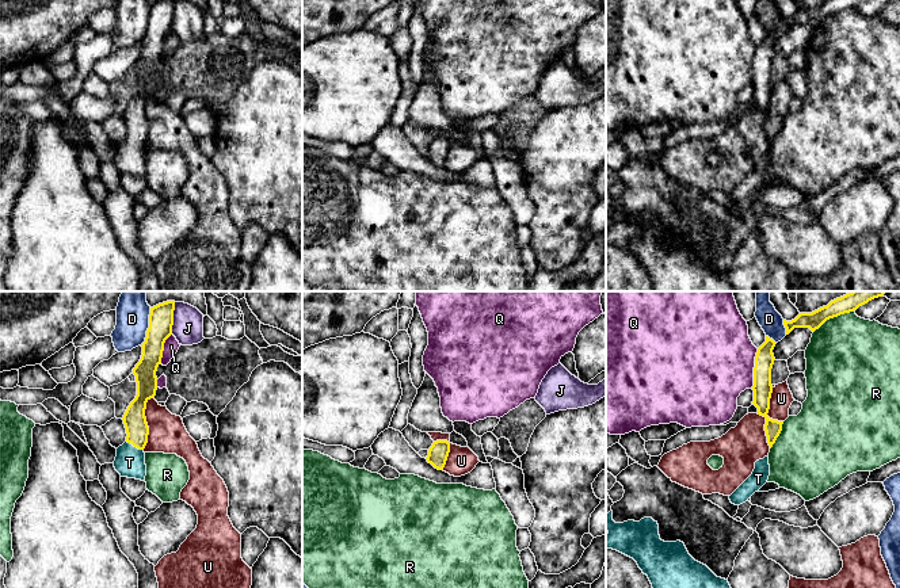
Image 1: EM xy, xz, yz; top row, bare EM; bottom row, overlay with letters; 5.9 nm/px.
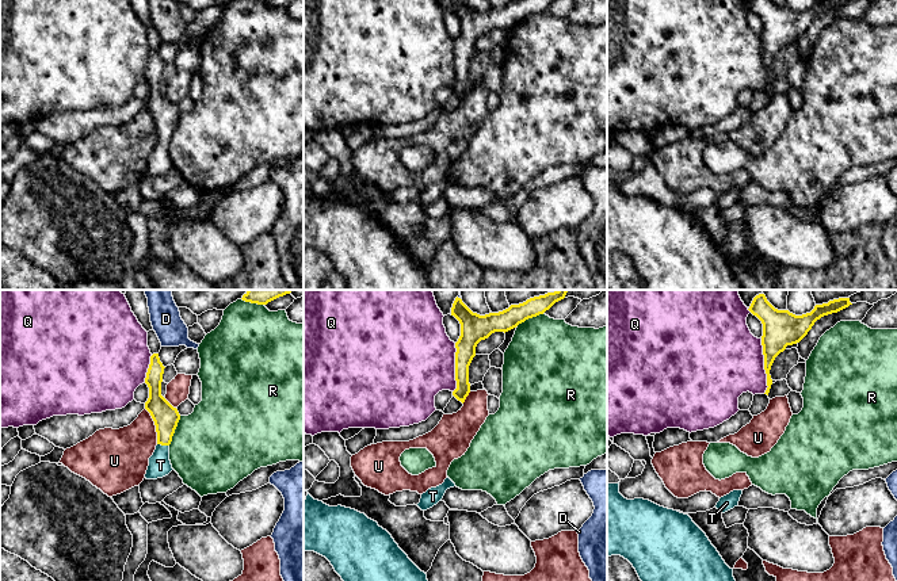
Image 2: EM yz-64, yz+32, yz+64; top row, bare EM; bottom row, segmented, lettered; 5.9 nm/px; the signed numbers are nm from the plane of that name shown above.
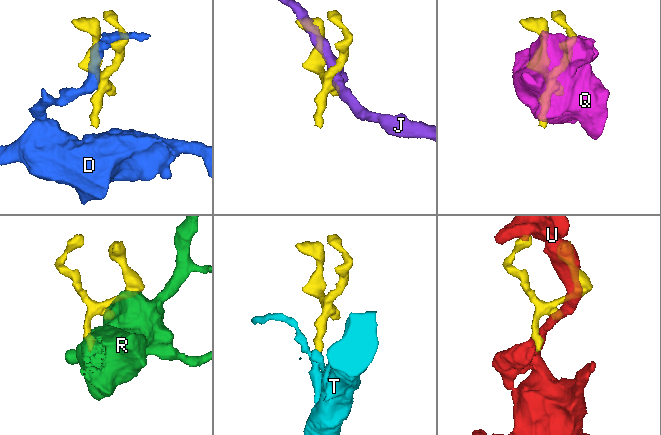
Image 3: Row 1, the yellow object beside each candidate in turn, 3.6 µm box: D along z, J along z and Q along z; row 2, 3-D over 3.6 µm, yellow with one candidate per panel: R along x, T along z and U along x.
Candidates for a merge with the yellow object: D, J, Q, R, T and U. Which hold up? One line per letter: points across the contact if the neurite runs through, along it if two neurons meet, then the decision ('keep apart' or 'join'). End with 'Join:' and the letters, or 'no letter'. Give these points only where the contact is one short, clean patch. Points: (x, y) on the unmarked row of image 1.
D: keep apart
J: keep apart
Q: keep apart
R: keep apart
T: runs through xy (134, 117), (134, 142), (129, 159); join
U: border along yz (773, 84), (765, 121), (769, 144); keep apart
Join: T

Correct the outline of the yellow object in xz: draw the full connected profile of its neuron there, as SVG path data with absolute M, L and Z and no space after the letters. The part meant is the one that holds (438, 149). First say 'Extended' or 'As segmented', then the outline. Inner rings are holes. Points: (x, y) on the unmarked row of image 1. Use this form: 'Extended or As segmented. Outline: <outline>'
As segmented. Outline: M436 137L428 146L427 159L435 165L443 167L450 149L450 140L447 137Z

